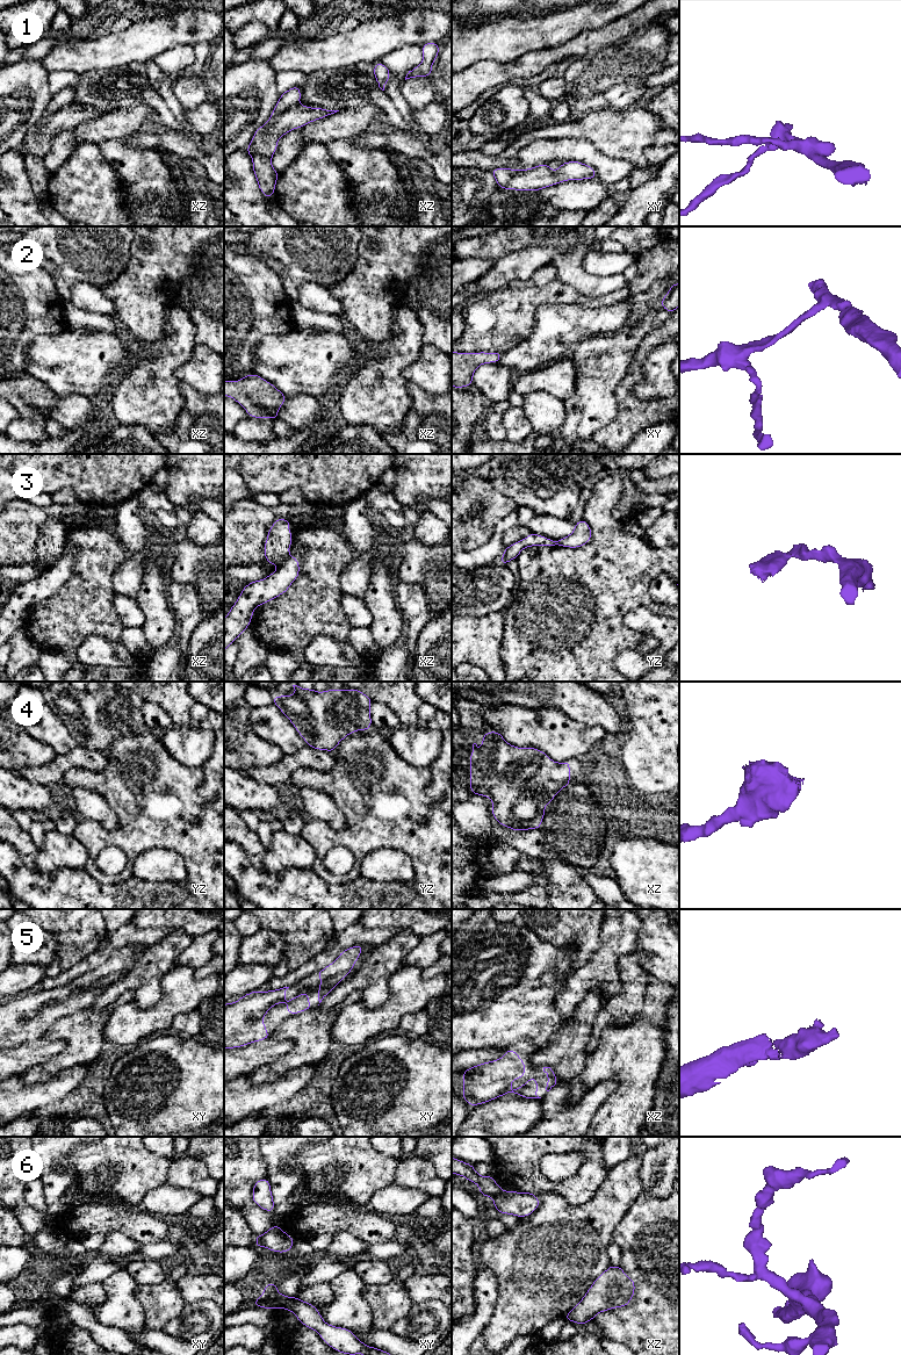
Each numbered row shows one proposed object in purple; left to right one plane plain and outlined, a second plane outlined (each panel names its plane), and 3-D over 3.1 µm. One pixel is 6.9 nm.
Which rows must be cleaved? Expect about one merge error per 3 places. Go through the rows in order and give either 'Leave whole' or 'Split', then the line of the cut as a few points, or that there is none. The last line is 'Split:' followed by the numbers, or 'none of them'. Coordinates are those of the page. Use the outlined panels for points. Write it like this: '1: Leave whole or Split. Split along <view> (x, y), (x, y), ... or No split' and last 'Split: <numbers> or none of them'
1: Split. Split along xz (297, 103), (286, 109), (275, 119), (269, 120)
2: Leave whole. No split
3: Split. Split along xz (288, 556), (280, 566)
4: Leave whole. No split
5: Leave whole. No split
6: Split. Split along xy (262, 1296), (276, 1306)
Split: 1, 3, 6

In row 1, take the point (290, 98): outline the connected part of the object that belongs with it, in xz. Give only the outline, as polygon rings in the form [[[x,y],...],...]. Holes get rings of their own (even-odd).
[[[294,86],[287,92],[280,95],[280,99],[272,111],[271,121],[276,120],[281,114],[283,114],[289,108],[298,104],[301,100],[301,89],[298,86]]]

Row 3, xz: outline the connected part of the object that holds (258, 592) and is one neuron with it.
[[[288,556],[273,574],[244,586],[224,619],[224,651],[251,625],[253,610],[283,594],[298,575],[298,561]]]

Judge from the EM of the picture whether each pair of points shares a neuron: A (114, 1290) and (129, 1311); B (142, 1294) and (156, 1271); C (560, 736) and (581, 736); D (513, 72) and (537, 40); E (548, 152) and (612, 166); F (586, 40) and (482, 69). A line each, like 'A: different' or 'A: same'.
A: same
B: different
C: same
D: different
E: same
F: same

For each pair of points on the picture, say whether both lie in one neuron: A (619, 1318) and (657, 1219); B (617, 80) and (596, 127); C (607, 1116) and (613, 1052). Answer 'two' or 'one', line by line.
A: one
B: two
C: one

